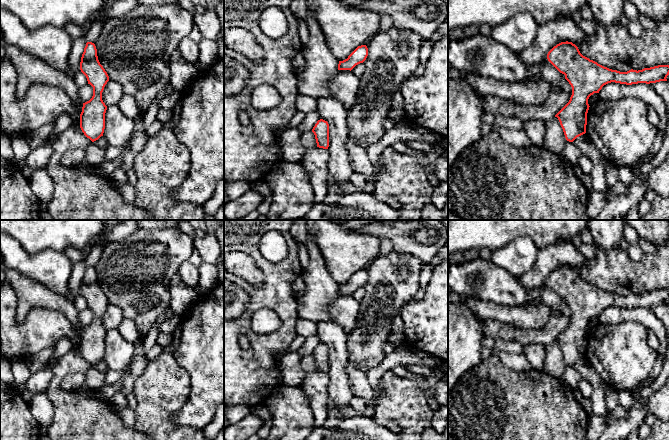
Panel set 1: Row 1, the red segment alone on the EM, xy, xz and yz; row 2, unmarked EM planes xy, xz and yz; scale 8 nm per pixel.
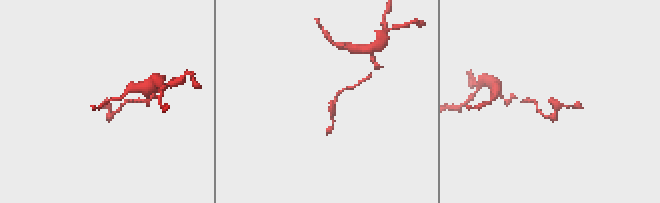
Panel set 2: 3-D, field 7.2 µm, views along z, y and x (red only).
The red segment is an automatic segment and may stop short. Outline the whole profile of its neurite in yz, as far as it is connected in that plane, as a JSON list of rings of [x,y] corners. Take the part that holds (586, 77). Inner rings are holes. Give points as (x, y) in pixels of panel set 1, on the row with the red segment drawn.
[[[561,42],[547,54],[548,61],[562,74],[572,87],[569,102],[555,115],[563,129],[565,138],[573,142],[586,133],[588,99],[599,93],[608,83],[632,85],[667,81],[669,65],[658,65],[642,70],[620,72],[604,67],[583,56],[572,42]]]

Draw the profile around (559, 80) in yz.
[[[477,34],[462,40],[448,41],[448,63],[462,72],[471,72],[506,82],[526,82],[529,80],[544,80],[551,87],[558,86],[572,95],[572,87],[565,77],[548,60],[536,65],[525,64],[519,55],[514,54],[505,45],[491,37]]]

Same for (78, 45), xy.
[[[77,38],[72,41],[71,51],[68,57],[68,64],[71,71],[78,72],[80,70],[81,57],[86,46],[86,40],[83,38]]]

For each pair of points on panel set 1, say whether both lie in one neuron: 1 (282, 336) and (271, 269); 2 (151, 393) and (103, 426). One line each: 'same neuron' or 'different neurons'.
1: same neuron
2: different neurons

